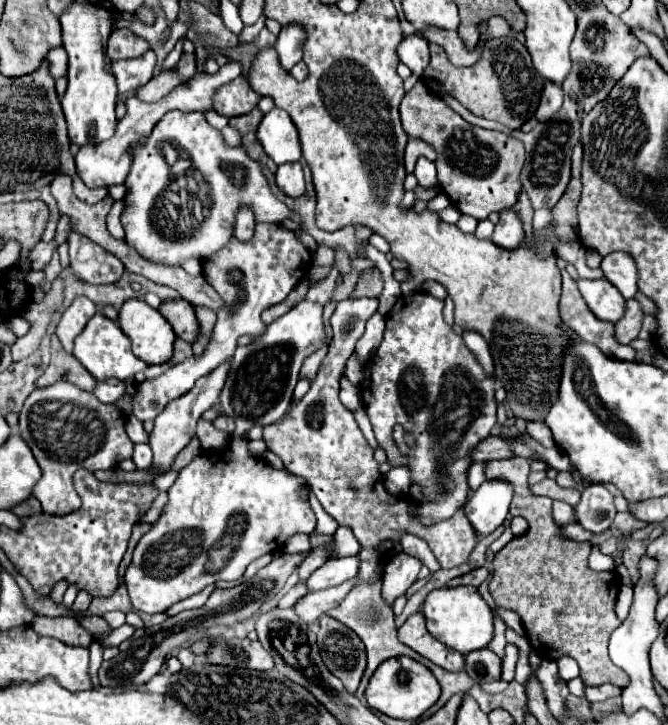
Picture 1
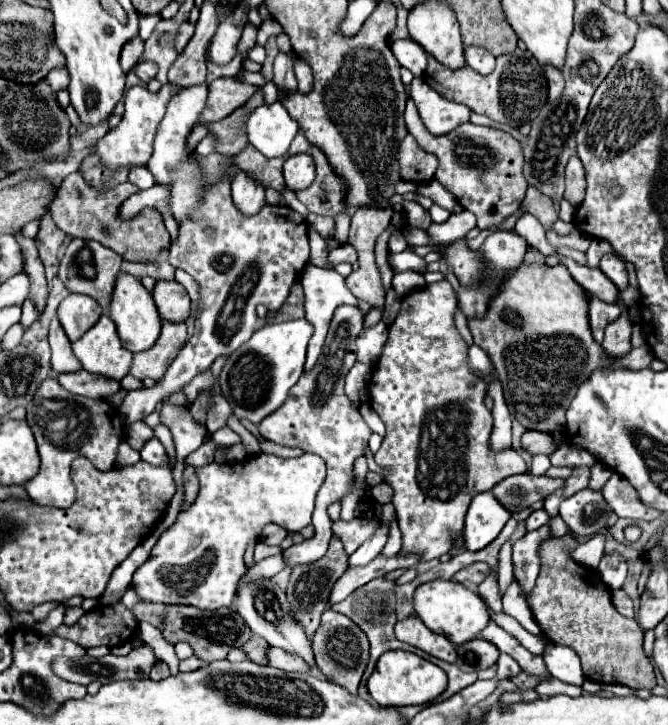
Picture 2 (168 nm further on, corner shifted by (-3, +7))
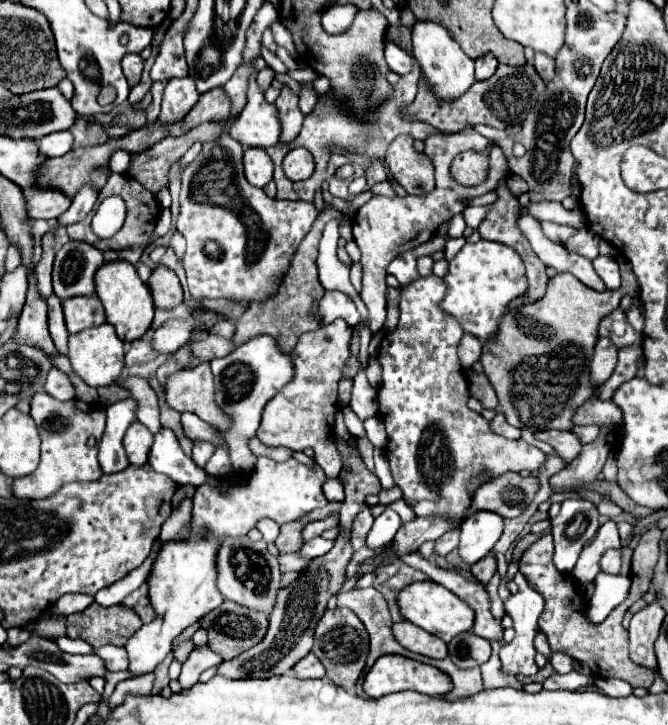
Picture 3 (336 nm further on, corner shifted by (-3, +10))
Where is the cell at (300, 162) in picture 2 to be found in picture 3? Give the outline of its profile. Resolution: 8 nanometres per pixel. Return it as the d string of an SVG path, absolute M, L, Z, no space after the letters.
M293 147L283 159L283 171L291 181L307 179L315 169L313 155L305 147Z

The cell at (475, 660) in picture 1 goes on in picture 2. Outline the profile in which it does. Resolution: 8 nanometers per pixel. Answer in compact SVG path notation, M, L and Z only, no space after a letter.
M475 638L471 642L457 646L457 656L459 656L457 664L463 672L479 672L493 666L499 658L499 652L487 640Z

